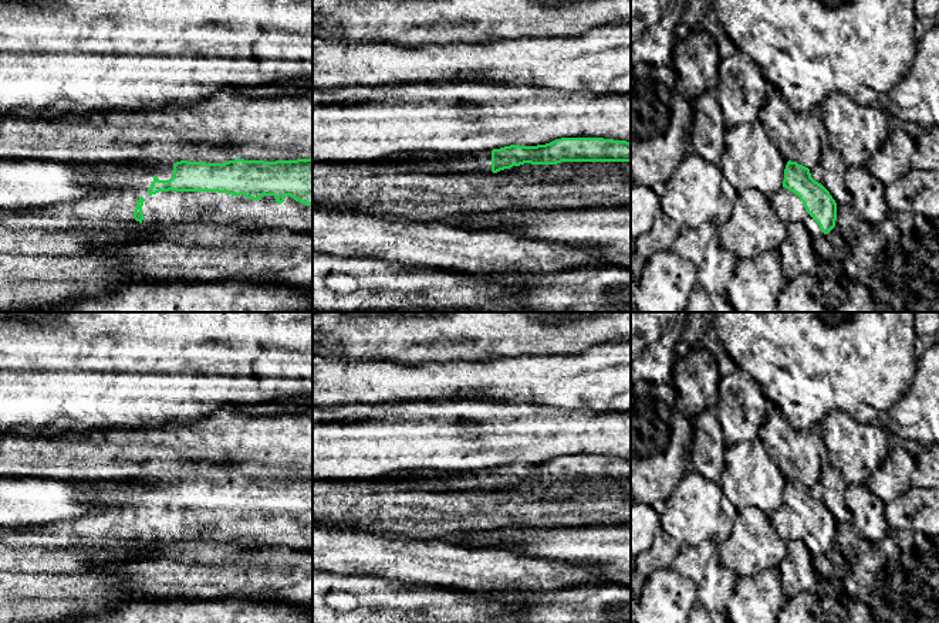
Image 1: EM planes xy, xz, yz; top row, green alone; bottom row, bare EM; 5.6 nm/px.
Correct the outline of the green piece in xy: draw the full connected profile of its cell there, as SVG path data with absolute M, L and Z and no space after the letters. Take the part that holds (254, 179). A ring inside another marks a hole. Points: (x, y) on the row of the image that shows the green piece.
M313 158L276 162L236 159L224 163L180 160L152 172L129 165L91 165L81 167L78 180L99 187L101 193L97 197L43 207L0 209L0 224L10 228L70 230L102 228L115 223L143 226L212 223L246 231L278 228L313 231Z

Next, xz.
M561 138L546 145L510 145L474 153L482 159L482 175L497 173L524 163L631 162L631 142L604 138Z

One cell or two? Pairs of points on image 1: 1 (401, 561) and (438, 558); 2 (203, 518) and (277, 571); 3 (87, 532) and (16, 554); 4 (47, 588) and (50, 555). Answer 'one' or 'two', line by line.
1: one
2: two
3: two
4: two

